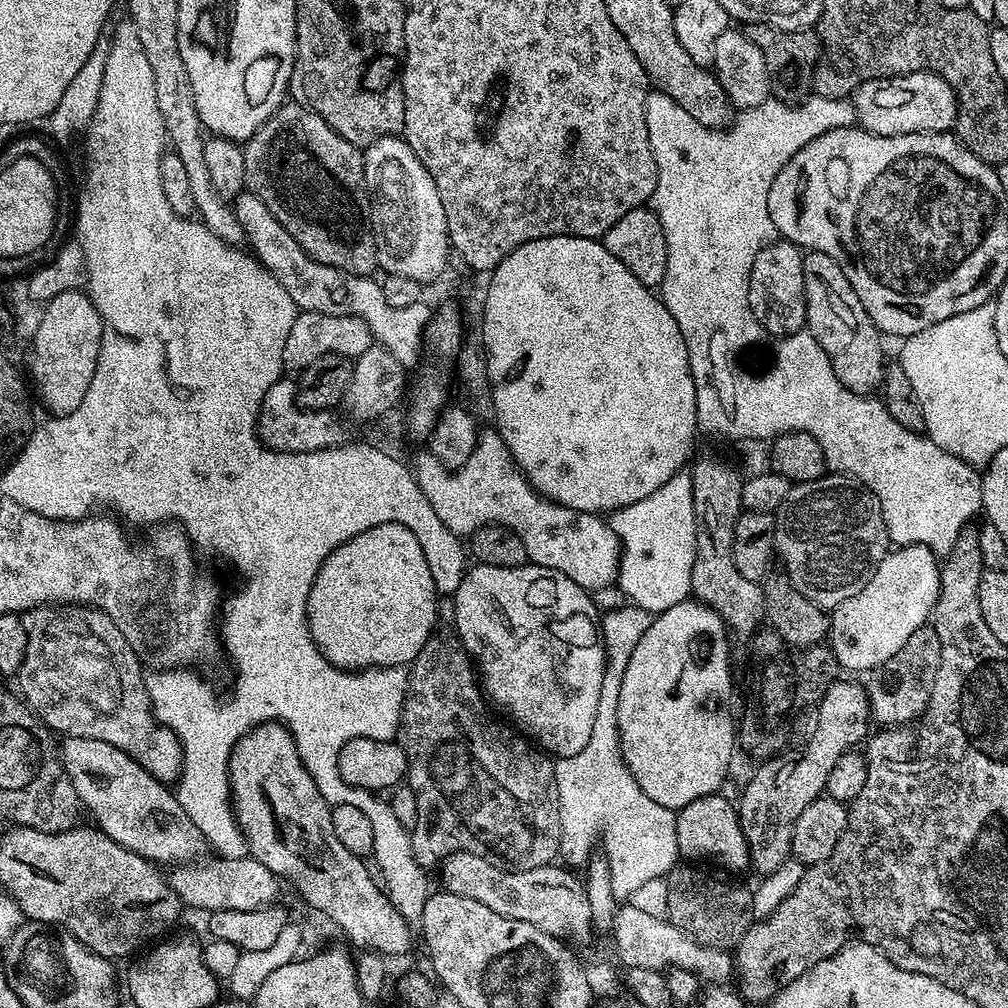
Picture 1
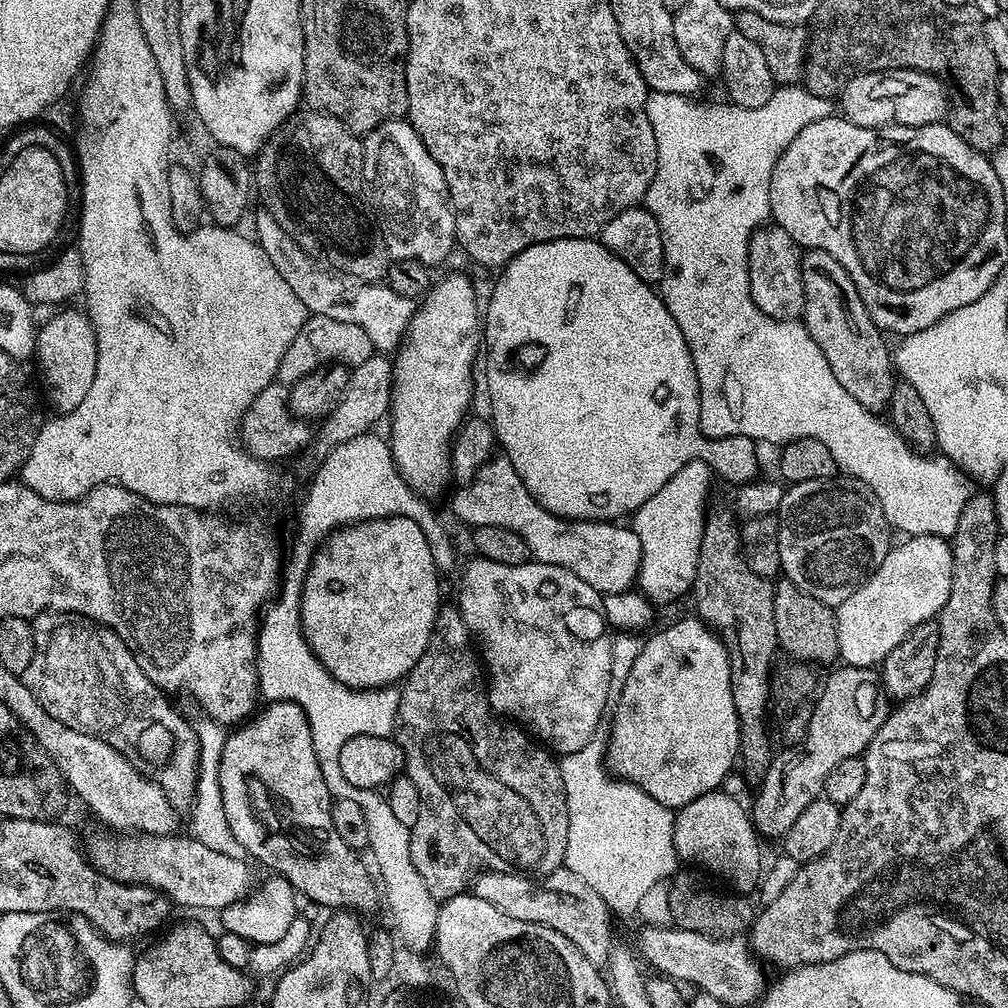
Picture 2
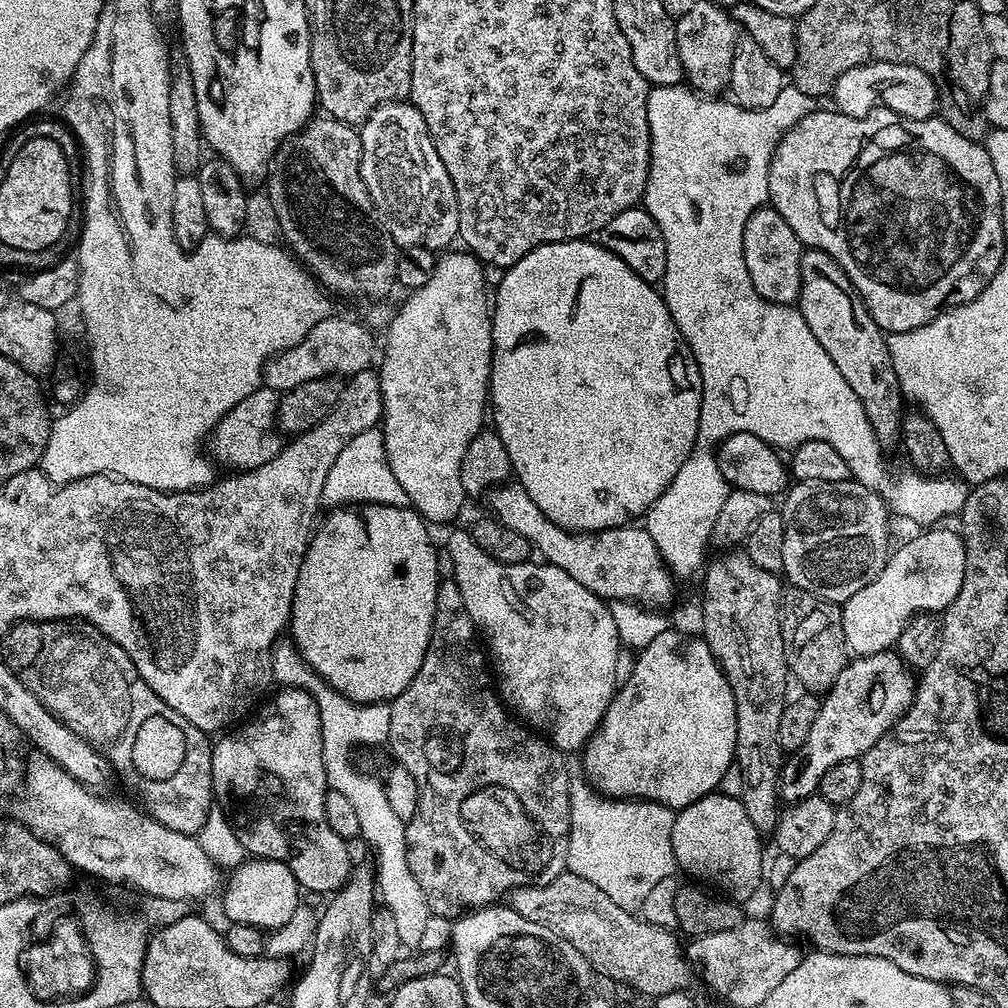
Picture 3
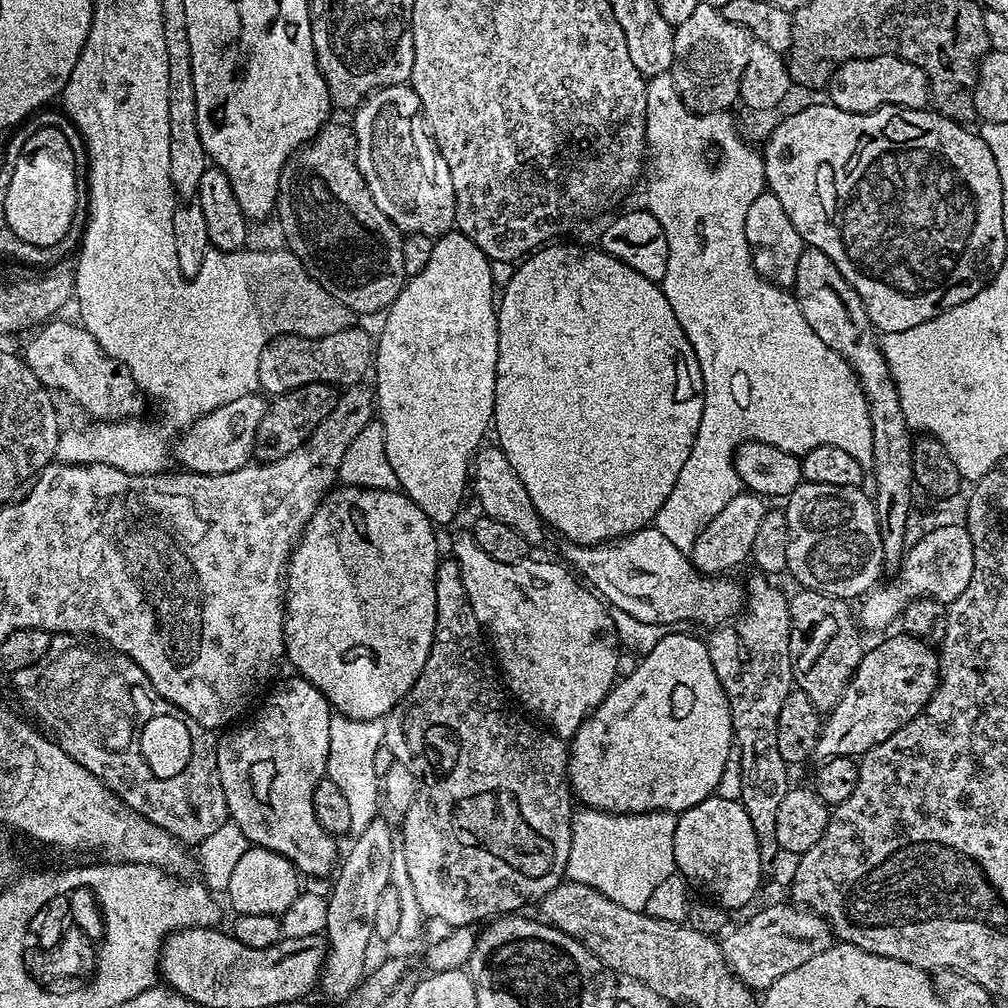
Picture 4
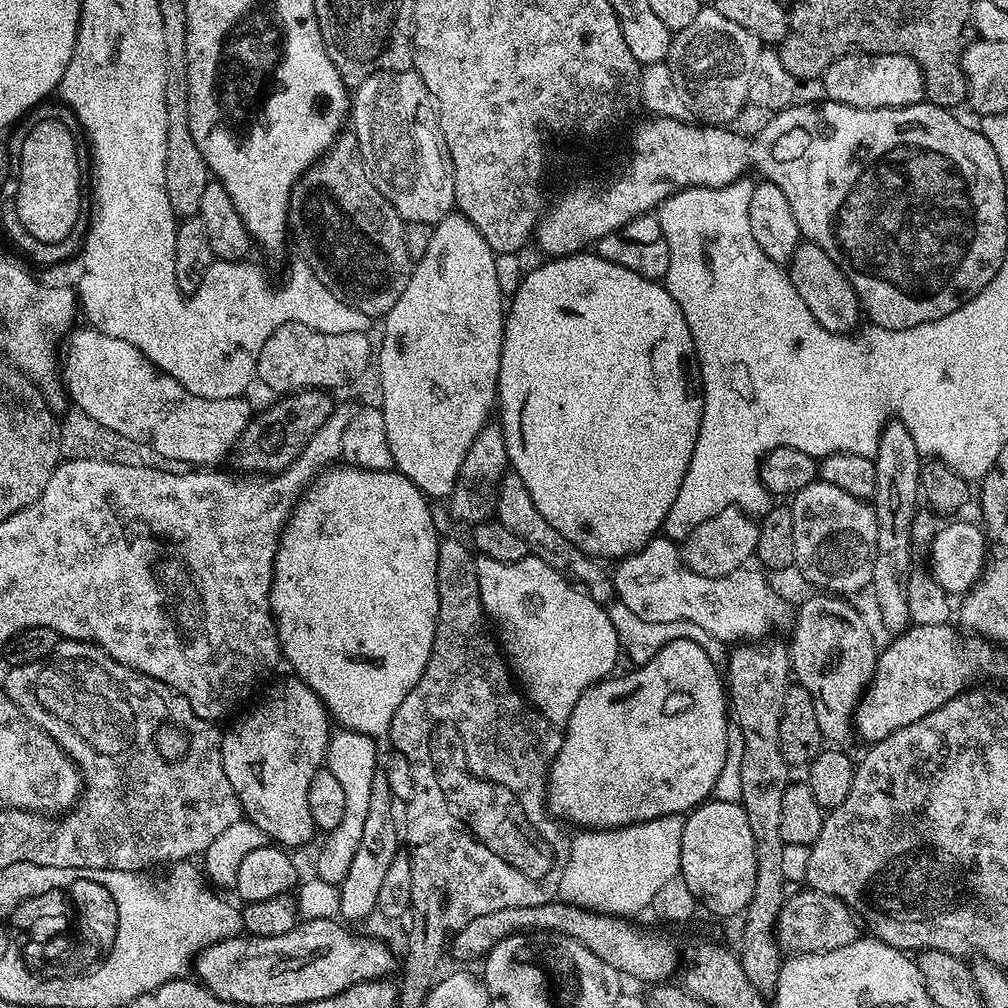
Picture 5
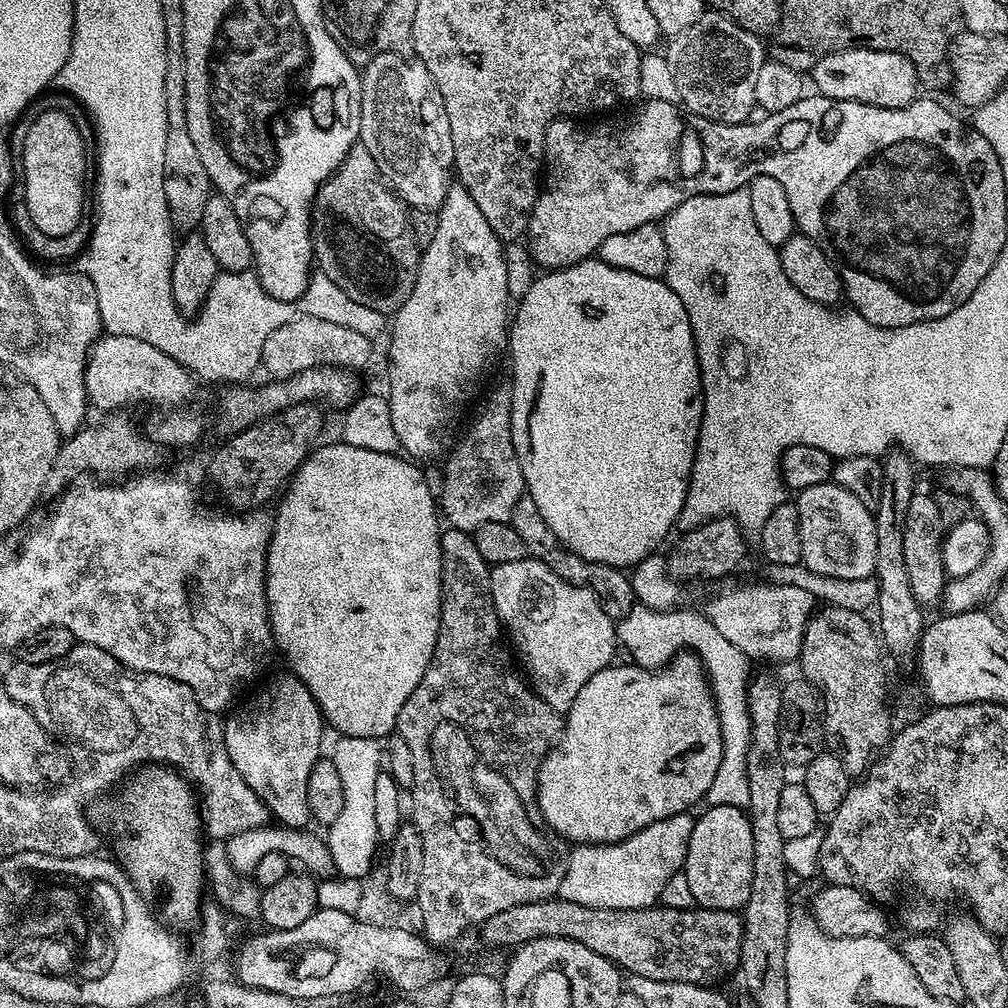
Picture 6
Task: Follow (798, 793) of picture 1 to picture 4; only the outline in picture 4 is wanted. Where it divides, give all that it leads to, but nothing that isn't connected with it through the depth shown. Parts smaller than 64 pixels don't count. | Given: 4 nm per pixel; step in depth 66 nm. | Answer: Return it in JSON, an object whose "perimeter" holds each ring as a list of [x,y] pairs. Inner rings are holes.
{"perimeter":[[[899,634],[900,636],[885,635],[881,644],[876,644],[865,651],[852,671],[852,677],[844,687],[844,692],[838,702],[832,707],[831,712],[823,717],[820,726],[820,736],[816,739],[815,755],[820,758],[829,756],[863,757],[874,746],[886,742],[890,734],[902,730],[906,722],[910,722],[928,705],[928,700],[936,693],[940,661],[938,652],[929,641],[920,639],[919,636]]]}

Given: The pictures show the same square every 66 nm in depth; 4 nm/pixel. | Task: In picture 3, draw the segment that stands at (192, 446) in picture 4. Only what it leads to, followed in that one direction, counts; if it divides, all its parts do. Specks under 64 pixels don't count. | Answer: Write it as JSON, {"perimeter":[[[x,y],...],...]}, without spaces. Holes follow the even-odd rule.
{"perimeter":[[[267,386],[258,387],[254,394],[242,398],[242,402],[234,406],[234,410],[230,410],[216,423],[216,429],[210,437],[211,455],[217,461],[220,459],[222,463],[229,464],[232,467],[229,469],[232,470],[257,468],[270,462],[270,458],[277,456],[282,447],[282,436],[276,423],[279,405],[280,396]]]}

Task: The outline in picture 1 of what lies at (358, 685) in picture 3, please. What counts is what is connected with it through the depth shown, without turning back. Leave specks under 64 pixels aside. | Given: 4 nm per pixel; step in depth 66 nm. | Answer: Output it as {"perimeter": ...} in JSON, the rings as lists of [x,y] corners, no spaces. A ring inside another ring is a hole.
{"perimeter":[[[372,528],[350,538],[322,562],[314,586],[310,586],[310,634],[322,655],[345,670],[411,665],[434,632],[428,624],[428,600],[376,600],[380,576],[384,576],[384,588],[396,588],[396,580],[408,576],[408,568],[400,568],[400,564],[384,564],[384,572],[380,572],[376,548],[380,544],[376,544],[376,531]]]}

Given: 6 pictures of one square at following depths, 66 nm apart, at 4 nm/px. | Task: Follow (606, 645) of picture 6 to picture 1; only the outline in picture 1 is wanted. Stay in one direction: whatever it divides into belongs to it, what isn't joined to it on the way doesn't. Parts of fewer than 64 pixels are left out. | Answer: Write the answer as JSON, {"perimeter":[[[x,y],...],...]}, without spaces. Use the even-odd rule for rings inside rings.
{"perimeter":[[[531,562],[517,568],[486,566],[482,563],[477,563],[472,567],[465,571],[462,582],[451,597],[450,603],[452,603],[452,616],[456,619],[455,639],[459,640],[461,648],[469,655],[478,673],[483,695],[493,705],[496,703],[509,716],[507,719],[529,741],[539,745],[545,753],[551,754],[556,758],[578,754],[578,750],[582,750],[582,746],[586,746],[586,742],[590,739],[590,730],[594,726],[594,714],[598,711],[598,693],[602,690],[602,674],[604,673],[604,642],[600,638],[596,604],[588,597],[591,596],[589,589],[578,586],[578,582],[566,578],[566,574],[562,574],[558,570],[543,568]]]}

